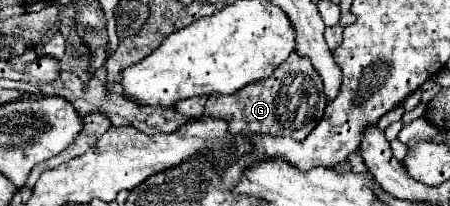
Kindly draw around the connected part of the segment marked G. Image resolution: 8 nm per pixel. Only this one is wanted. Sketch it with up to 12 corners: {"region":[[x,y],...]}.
{"region":[[294,54],[274,76],[214,94],[204,114],[234,136],[304,140],[326,94]]}

